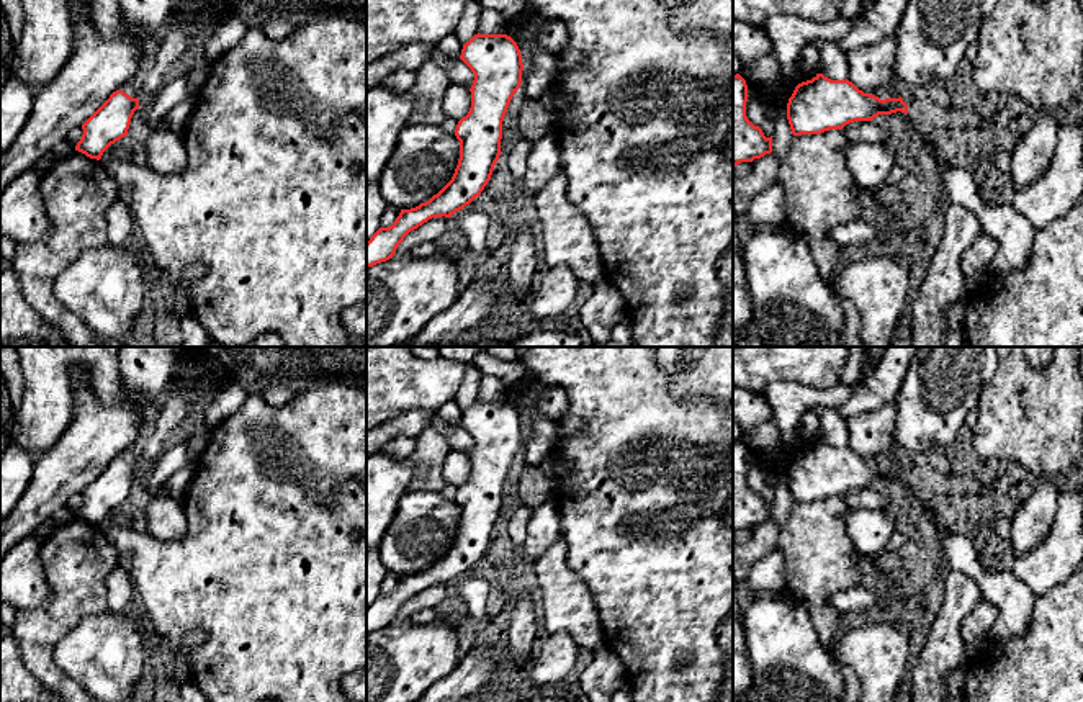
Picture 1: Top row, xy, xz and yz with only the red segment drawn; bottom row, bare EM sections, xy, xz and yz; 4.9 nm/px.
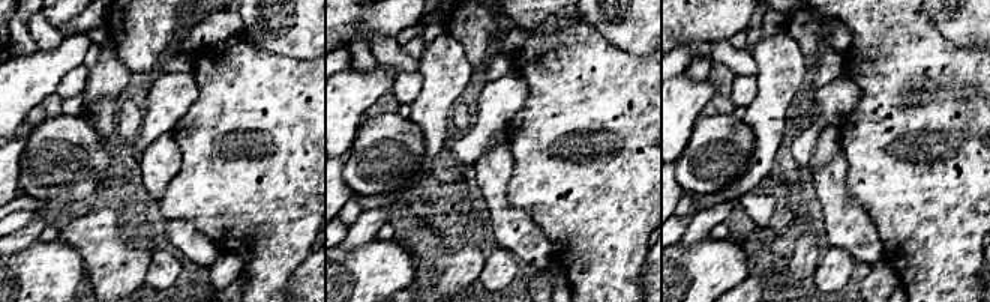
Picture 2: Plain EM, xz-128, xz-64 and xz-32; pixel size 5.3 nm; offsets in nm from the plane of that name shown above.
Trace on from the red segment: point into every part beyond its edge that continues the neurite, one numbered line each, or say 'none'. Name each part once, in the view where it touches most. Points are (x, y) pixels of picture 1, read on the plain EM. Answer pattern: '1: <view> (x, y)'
none

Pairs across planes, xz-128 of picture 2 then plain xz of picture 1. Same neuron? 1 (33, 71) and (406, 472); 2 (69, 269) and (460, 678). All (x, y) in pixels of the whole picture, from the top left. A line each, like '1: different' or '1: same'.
1: same
2: different

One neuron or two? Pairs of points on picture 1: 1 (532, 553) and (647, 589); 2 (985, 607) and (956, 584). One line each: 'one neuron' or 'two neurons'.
1: two neurons
2: two neurons

